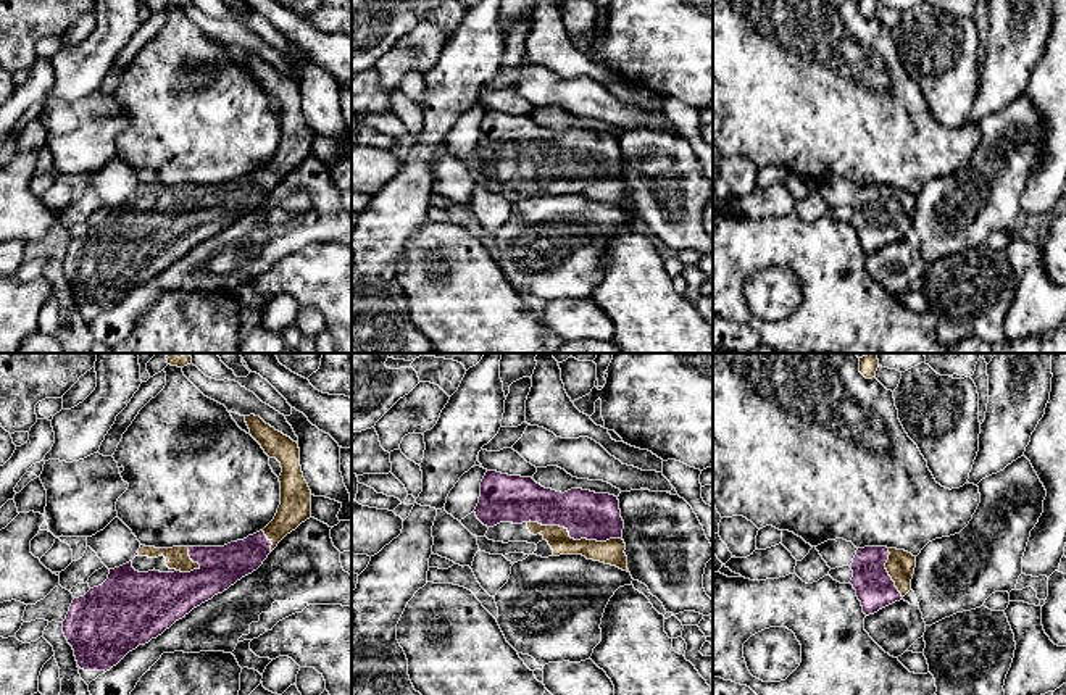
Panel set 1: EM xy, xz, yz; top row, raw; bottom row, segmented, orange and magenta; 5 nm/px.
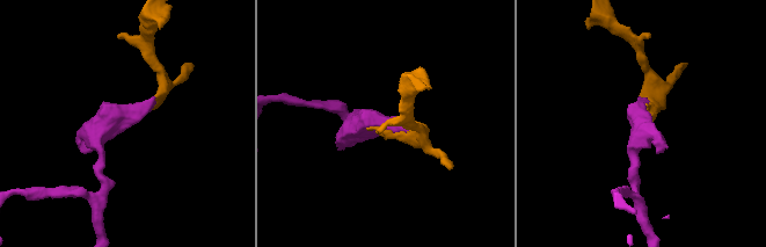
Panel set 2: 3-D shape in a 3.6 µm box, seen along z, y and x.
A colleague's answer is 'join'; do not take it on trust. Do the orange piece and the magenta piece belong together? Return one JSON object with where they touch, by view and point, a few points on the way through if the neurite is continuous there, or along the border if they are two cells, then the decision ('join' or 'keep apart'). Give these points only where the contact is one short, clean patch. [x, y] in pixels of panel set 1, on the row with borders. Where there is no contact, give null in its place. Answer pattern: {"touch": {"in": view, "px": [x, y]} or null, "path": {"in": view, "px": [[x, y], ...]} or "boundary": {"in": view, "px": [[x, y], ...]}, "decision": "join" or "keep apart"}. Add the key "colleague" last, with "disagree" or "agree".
{"touch": {"in": "xz", "px": [573, 539]}, "decision": "join", "colleague": "agree"}

